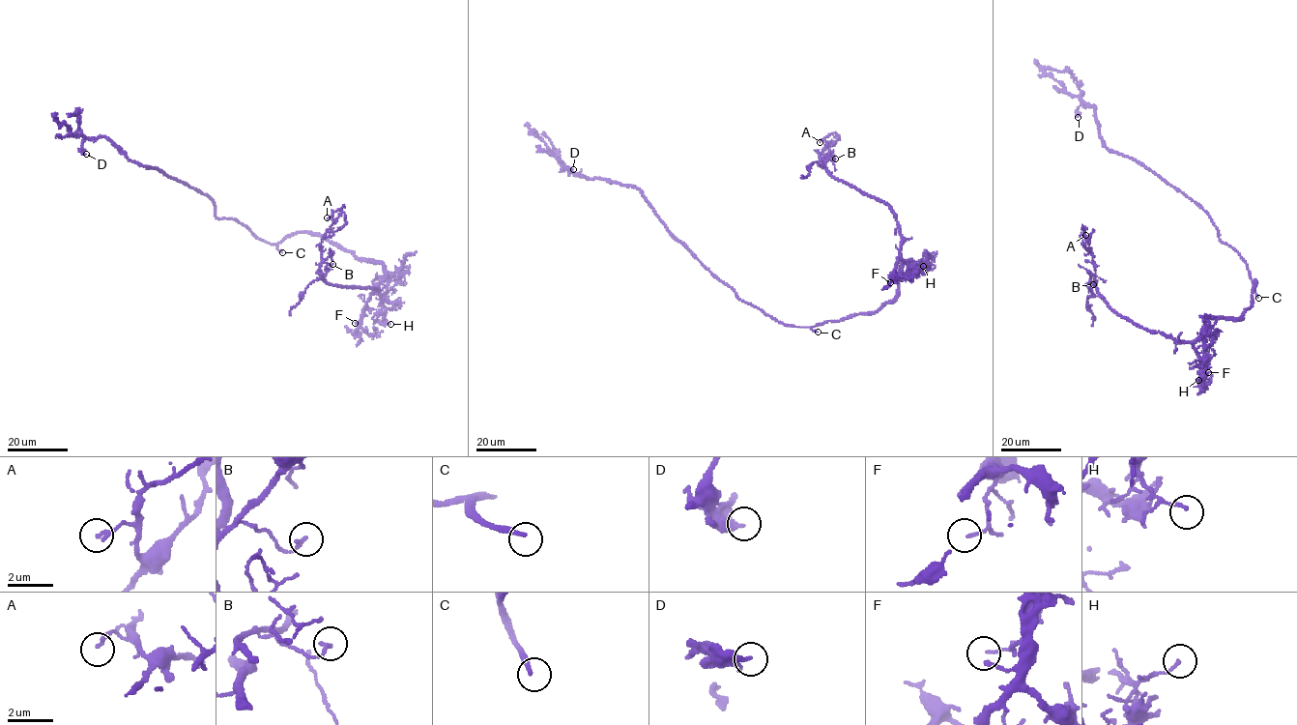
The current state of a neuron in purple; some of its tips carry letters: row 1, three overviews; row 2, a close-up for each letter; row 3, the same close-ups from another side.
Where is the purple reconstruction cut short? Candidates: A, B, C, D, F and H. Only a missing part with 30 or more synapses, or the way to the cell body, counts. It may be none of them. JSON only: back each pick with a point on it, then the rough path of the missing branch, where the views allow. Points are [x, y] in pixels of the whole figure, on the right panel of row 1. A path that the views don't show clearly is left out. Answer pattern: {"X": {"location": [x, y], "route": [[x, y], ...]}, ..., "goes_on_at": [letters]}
{"C": {"location": [1258, 298], "route": [[1258, 298], [1272, 325], [1282, 333]]}, "goes_on_at": ["C"]}

